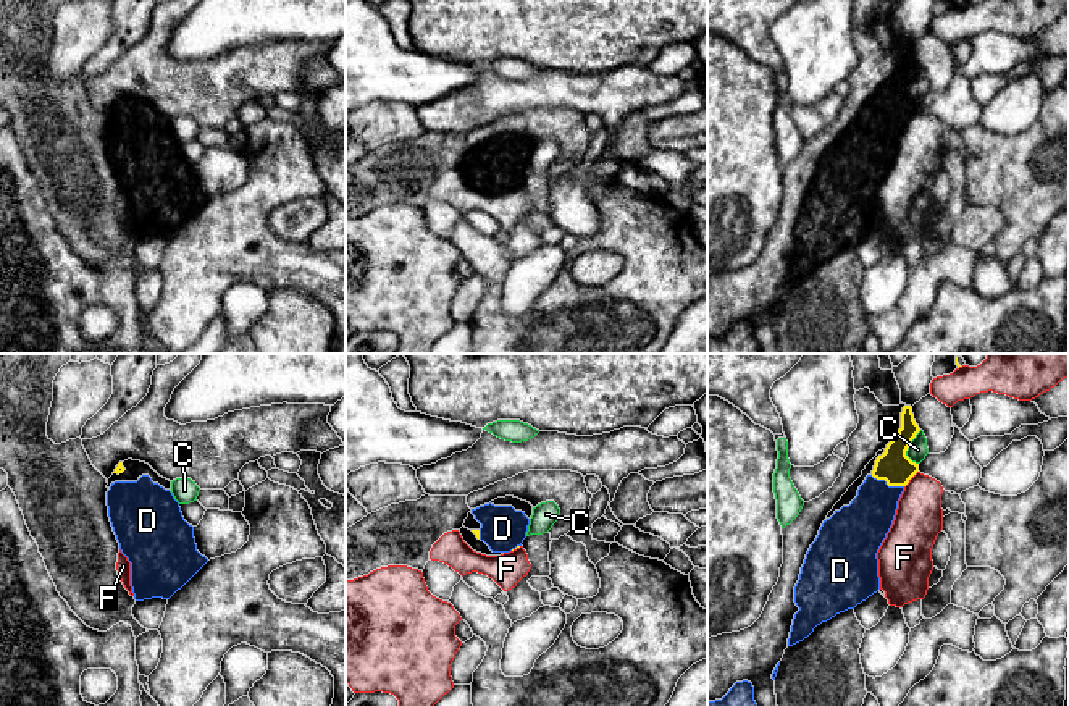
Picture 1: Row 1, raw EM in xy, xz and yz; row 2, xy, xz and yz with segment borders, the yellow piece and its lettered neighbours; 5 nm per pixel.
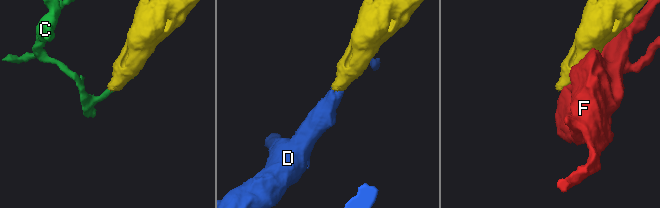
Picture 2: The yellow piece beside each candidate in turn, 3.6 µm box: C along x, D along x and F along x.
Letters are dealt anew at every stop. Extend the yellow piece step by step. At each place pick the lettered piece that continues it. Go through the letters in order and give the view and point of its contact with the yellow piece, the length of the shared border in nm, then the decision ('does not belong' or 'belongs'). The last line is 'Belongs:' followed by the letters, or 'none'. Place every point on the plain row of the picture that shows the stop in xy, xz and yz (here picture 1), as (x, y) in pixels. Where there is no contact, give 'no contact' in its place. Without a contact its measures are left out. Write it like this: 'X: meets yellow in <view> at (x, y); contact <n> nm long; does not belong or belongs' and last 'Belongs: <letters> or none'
C: meets yellow in yz at (908, 84); contact 180 nm long; does not belong
D: meets yellow in yz at (887, 121); contact 180 nm long; belongs
F: meets yellow in yz at (911, 115); contact 110 nm long; does not belong
Belongs: D

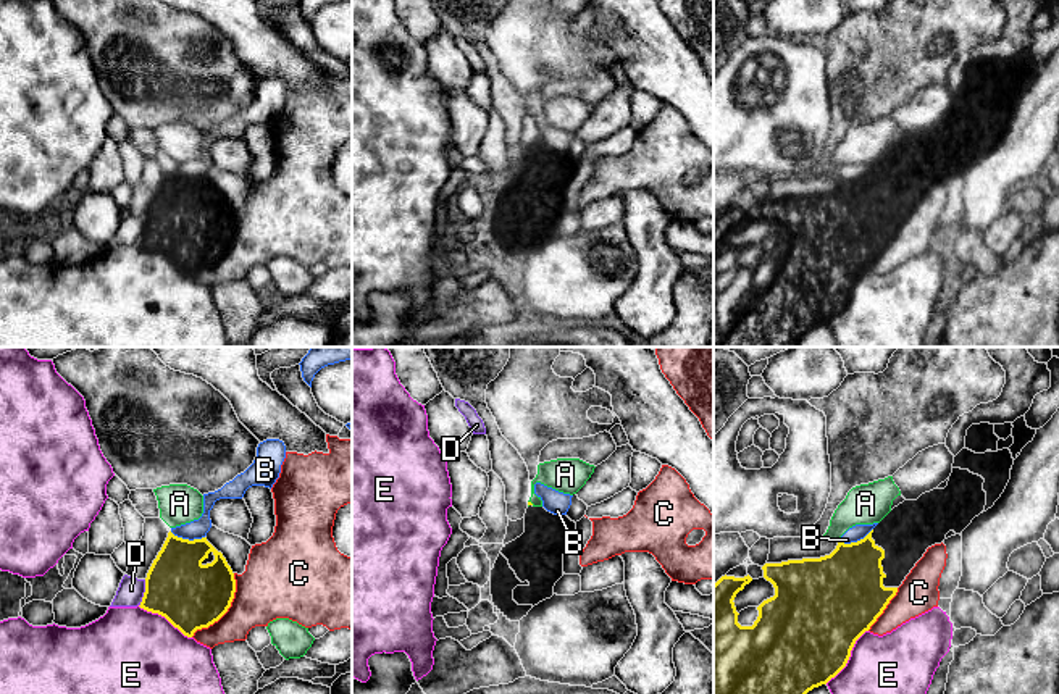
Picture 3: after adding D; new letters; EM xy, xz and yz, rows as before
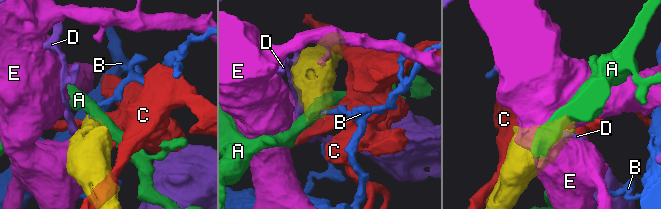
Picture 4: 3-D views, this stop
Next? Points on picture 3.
A: meets yellow in xz at (530, 141); contact 40 nm long; does not belong
B: meets yellow in xy at (188, 178); contact 180 nm long; does not belong
C: meets yellow in xy at (226, 249); contact 380 nm long; does not belong
D: meets yellow in xy at (144, 231); contact 140 nm long; does not belong
E: meets yellow in yz at (849, 294); contact 340 nm long; does not belong
Belongs: none

